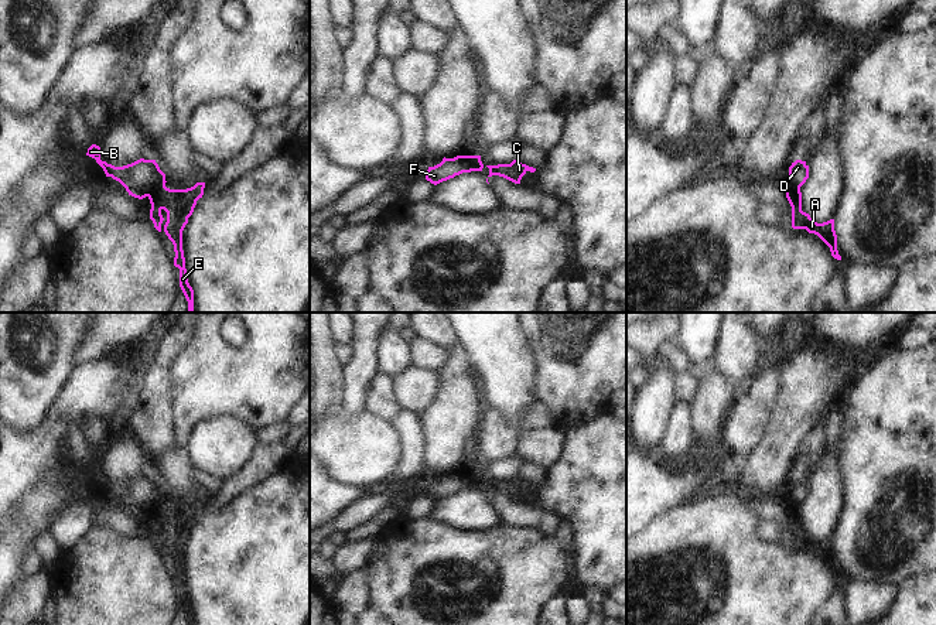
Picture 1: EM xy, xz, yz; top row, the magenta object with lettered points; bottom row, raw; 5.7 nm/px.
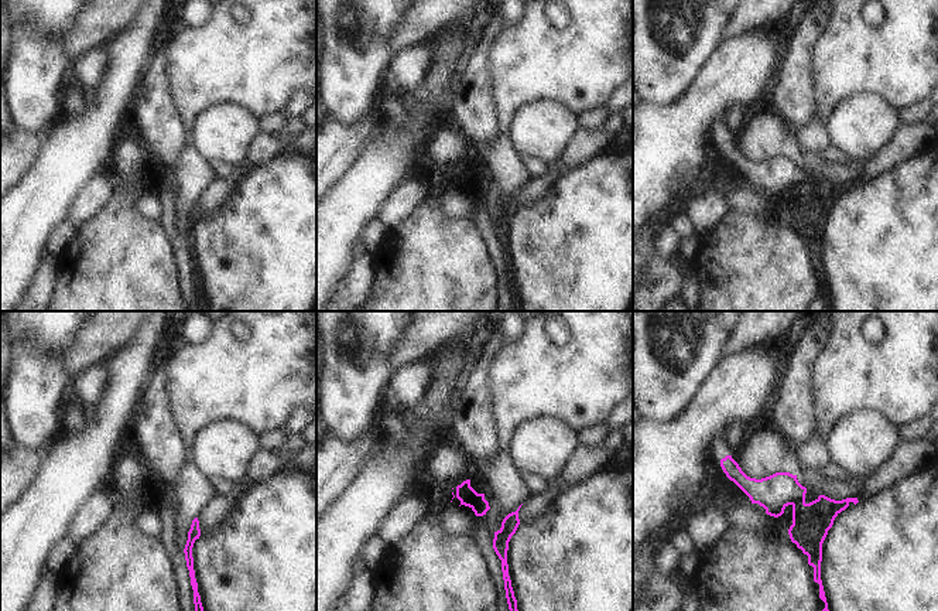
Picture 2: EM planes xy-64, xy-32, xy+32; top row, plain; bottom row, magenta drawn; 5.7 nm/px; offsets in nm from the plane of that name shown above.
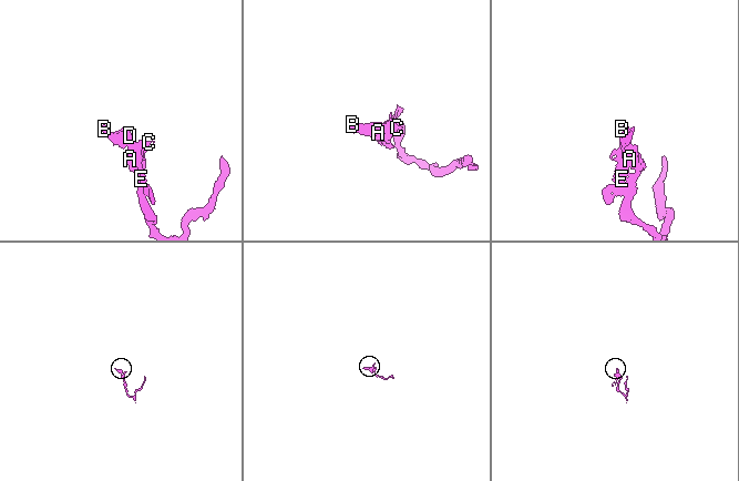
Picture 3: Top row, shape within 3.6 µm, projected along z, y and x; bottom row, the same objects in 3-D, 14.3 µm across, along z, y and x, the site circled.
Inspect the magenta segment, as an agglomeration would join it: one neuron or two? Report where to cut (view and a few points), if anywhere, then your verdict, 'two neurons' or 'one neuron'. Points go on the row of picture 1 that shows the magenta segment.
cut in xy along (164, 185), (156, 185), (147, 195); two neurons

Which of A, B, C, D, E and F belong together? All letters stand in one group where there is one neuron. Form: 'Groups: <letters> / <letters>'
Groups: A C E / B D F

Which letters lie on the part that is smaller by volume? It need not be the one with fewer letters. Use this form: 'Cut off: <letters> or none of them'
Cut off: B, D, F

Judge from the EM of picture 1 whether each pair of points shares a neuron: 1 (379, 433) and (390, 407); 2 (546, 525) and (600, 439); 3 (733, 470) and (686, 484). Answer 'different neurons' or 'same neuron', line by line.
1: different neurons
2: different neurons
3: same neuron

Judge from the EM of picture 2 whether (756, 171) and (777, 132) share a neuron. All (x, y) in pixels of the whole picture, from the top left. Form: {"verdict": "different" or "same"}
{"verdict": "different"}

